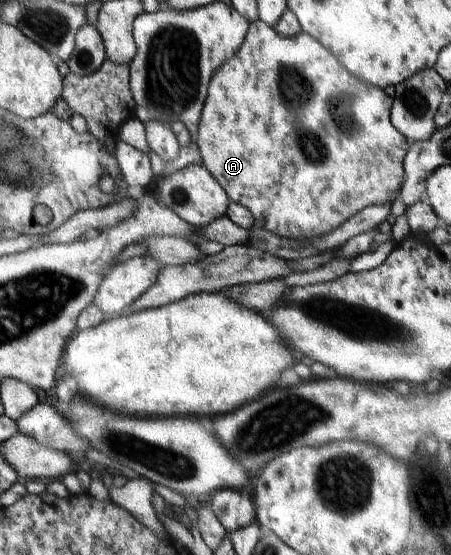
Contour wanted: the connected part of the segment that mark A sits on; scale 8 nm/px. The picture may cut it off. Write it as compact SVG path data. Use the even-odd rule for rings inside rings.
M258 18L256 21L250 22L245 40L238 48L238 51L229 60L226 60L211 77L208 95L202 108L196 142L200 150L200 156L203 159L203 167L221 185L221 188L227 193L231 201L242 204L249 209L249 212L253 215L255 226L288 239L310 239L311 237L327 234L334 228L340 227L341 224L349 220L354 214L361 212L365 207L393 203L395 198L398 198L398 192L404 179L403 161L409 146L407 145L406 136L403 136L391 124L390 110L393 106L393 101L394 98L389 97L384 89L353 76L337 60L337 57L333 56L332 52L329 52L329 49L326 49L309 34L301 32L297 36L284 37L274 27L270 27ZM343 94L347 94L351 102L359 103L359 108L363 110L363 114L373 112L375 120L373 122L363 122L363 118L361 118L359 126L355 126L357 130L343 132L335 124L333 114L329 110L331 100L339 98Z

